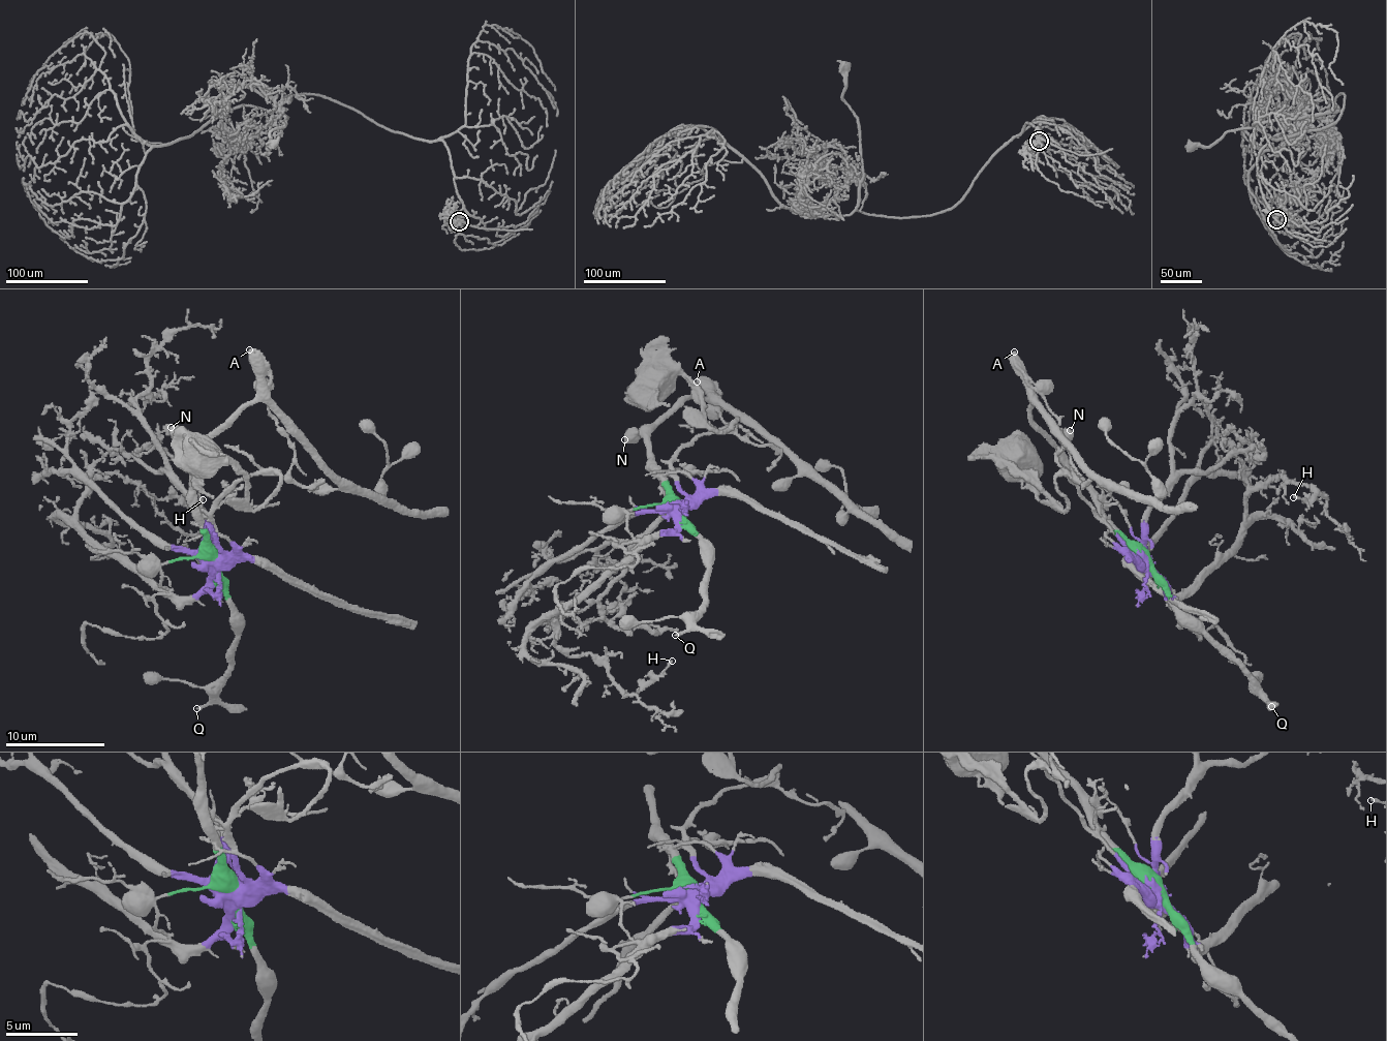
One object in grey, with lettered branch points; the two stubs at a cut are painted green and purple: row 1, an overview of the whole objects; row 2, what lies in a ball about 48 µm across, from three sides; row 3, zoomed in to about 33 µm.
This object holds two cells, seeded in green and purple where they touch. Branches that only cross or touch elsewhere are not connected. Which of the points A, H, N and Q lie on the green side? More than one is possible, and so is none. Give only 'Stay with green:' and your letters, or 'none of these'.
Stay with green: A, N, Q

